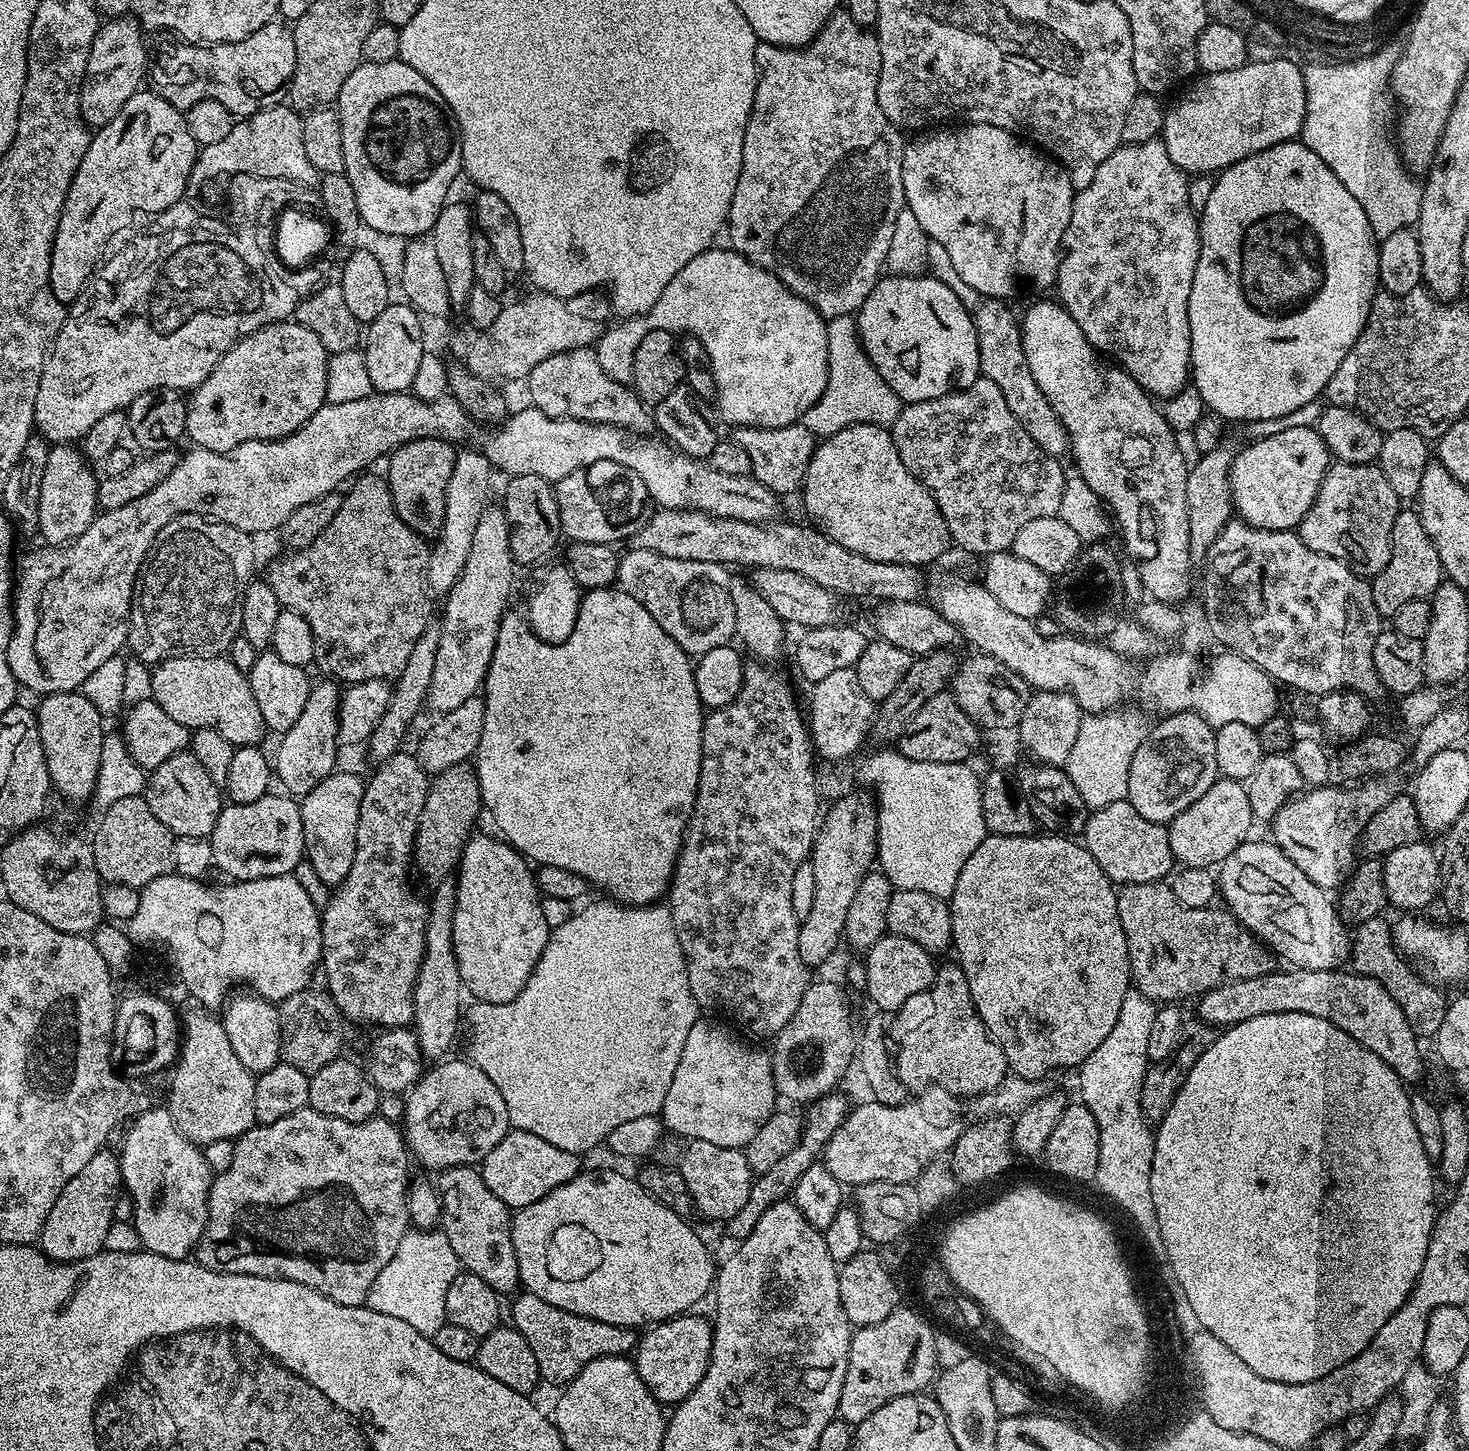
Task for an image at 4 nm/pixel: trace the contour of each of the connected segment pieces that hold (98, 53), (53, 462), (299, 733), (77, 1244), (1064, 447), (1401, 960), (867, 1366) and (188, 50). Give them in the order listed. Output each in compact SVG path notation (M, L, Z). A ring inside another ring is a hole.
M110 18L101 23L90 46L90 58L80 91L80 114L93 129L99 130L131 96L141 91L143 80L150 68L150 52L144 45L145 29L135 18Z
M56 444L49 447L48 461L46 462L46 474L42 474L42 490L38 502L38 532L44 535L45 545L63 546L71 544L78 539L98 515L96 502L96 489L98 487L98 476L92 473L93 465L86 462L86 457L79 447L72 444Z
M332 678L313 683L310 694L298 716L297 722L281 735L280 746L274 756L274 772L277 781L289 795L302 798L310 793L324 779L329 777L337 767L336 754L340 750L339 743L339 706L341 689L336 689Z
M102 1150L66 1182L58 1202L50 1210L46 1222L40 1231L38 1247L50 1260L70 1264L74 1260L90 1258L103 1249L106 1242L106 1230L114 1222L116 1212L116 1191L122 1188L120 1178L120 1157L115 1151Z
M988 302L983 305L984 316L977 315L975 317L976 333L978 334L978 346L980 347L980 371L987 379L993 380L1002 390L1002 394L1006 398L1006 402L1019 420L1024 424L1025 430L1034 438L1034 442L1048 456L1064 458L1069 455L1070 445L1068 435L1062 426L1062 422L1058 418L1058 414L1054 414L1054 410L1050 406L1050 402L1046 402L1046 398L1042 394L1042 390L1038 390L1038 386L1032 381L1030 374L1030 366L1028 359L1024 353L1024 348L1020 344L1020 324L1012 317L1012 312L1007 308L1004 302Z
M1380 918L1367 920L1355 929L1350 940L1351 971L1374 978L1386 986L1390 998L1402 1006L1402 1014L1406 1014L1417 1038L1436 1036L1444 1024L1444 996L1440 993L1443 991L1435 983L1424 978L1419 980L1412 973L1413 965L1398 951L1389 925L1387 928L1382 921Z
M897 1307L890 1318L874 1326L856 1328L852 1333L846 1378L842 1386L839 1419L855 1426L874 1414L886 1402L899 1396L914 1396L925 1391L938 1375L936 1336L932 1328L912 1308Z
M273 22L262 26L262 30L254 30L250 38L242 38L238 42L225 44L190 44L180 42L155 53L154 63L150 68L150 80L153 80L155 91L164 96L175 108L187 110L194 102L217 100L230 110L233 117L243 118L270 108L285 99L288 85L292 82L296 65L296 47L292 37L292 28L284 22Z

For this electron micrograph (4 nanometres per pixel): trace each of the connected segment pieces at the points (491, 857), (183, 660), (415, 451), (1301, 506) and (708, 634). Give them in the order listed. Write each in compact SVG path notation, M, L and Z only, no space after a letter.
M473 834L464 844L464 853L460 856L458 875L455 877L457 905L454 906L453 952L463 987L469 993L472 991L477 1001L505 1004L518 998L530 974L536 969L550 935L550 923L544 917L544 908L540 905L541 897L537 895L536 879L529 861L503 839L493 836Z
M176 656L159 662L152 671L151 699L174 722L182 722L189 730L218 730L233 746L259 745L260 739L266 736L262 710L254 702L247 675L228 659L226 656Z
M427 436L421 440L406 442L387 457L388 489L394 502L394 510L410 530L425 538L439 537L444 525L446 486L454 470L457 449L447 440Z
M1296 424L1281 432L1272 432L1261 440L1245 446L1232 458L1230 490L1235 515L1251 528L1271 532L1287 532L1304 521L1310 506L1316 501L1320 483L1326 473L1330 457L1326 442L1315 427Z
M629 547L628 553L620 556L620 565L616 575L616 584L621 592L630 594L649 614L674 638L674 642L689 657L699 658L704 652L718 646L729 646L736 635L734 626L734 602L732 601L732 584L728 580L729 569L714 562L696 562L686 558L668 558L654 550Z

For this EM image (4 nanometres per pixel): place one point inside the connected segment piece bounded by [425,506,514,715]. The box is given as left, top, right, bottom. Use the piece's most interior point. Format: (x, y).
(473, 608)

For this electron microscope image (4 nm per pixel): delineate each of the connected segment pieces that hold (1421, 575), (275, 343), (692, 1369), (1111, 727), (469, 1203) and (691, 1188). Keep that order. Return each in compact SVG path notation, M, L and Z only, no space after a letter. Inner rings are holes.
M1401 507L1394 518L1392 545L1390 546L1390 562L1371 581L1374 602L1381 617L1391 618L1398 609L1406 606L1406 602L1428 600L1436 587L1445 579L1444 567L1438 558L1438 550L1434 550L1434 542L1430 542L1430 534L1426 534L1426 526L1422 526L1419 511Z
M281 322L278 324L268 324L265 328L259 328L253 332L251 336L244 336L238 341L228 353L222 357L214 366L214 370L204 379L201 384L191 393L190 399L187 401L188 417L186 418L186 436L191 443L198 448L205 448L211 452L229 452L238 446L242 446L246 442L254 442L255 440L281 440L284 436L289 436L298 431L315 412L328 400L328 361L330 354L324 348L322 338L318 338L318 334L314 334L314 330L310 330L306 326L295 322Z
M697 1314L673 1316L670 1320L659 1321L647 1329L645 1336L639 1337L634 1349L634 1363L642 1382L659 1400L661 1405L675 1406L686 1399L702 1382L706 1374L706 1366L712 1357L712 1330L713 1325L708 1324Z
M1109 710L1085 715L1074 750L1070 750L1066 771L1089 809L1102 808L1127 797L1130 762L1134 762L1134 754L1145 737L1144 720L1136 712L1123 716L1120 710Z
M475 1167L445 1168L439 1176L440 1217L438 1224L446 1234L446 1238L450 1238L450 1246L454 1246L454 1254L458 1254L461 1269L478 1274L478 1278L482 1278L482 1282L486 1282L486 1286L490 1286L497 1294L512 1291L515 1293L521 1287L521 1282L518 1254L514 1254L512 1241L513 1213L502 1202L502 1198L498 1198L498 1194L494 1194L490 1186L486 1186L486 1182Z
M688 1140L685 1152L681 1155L678 1171L686 1182L686 1190L692 1199L693 1209L701 1212L708 1220L726 1222L746 1206L754 1173L750 1170L748 1159L740 1148L714 1146L714 1142Z

